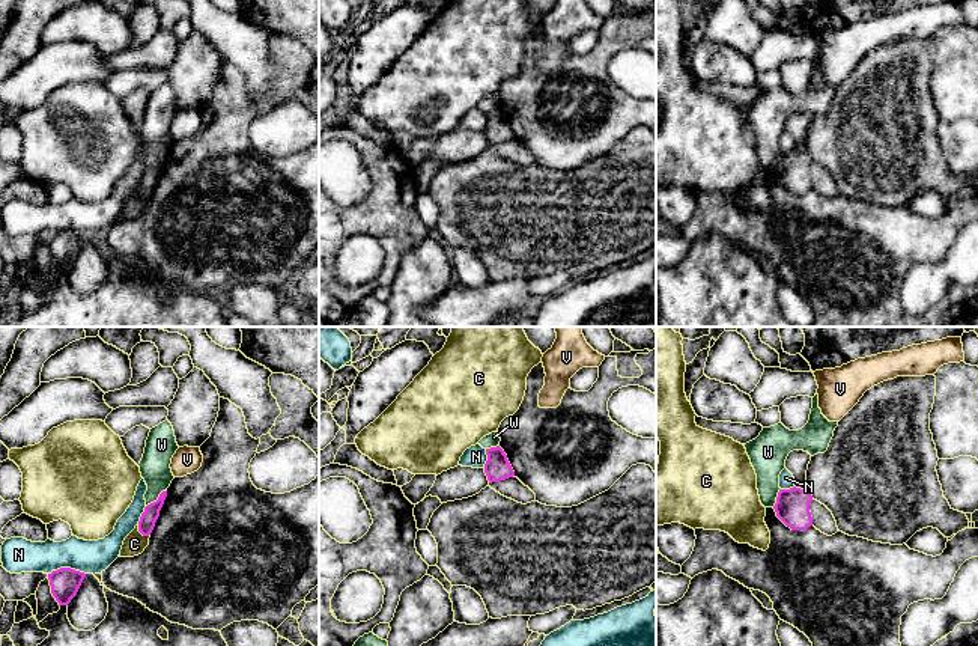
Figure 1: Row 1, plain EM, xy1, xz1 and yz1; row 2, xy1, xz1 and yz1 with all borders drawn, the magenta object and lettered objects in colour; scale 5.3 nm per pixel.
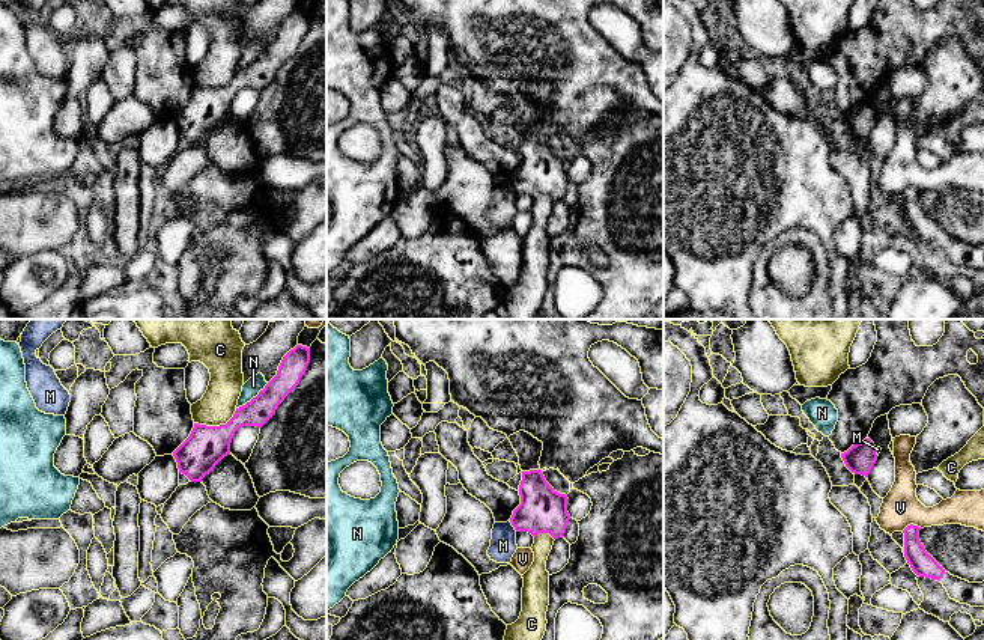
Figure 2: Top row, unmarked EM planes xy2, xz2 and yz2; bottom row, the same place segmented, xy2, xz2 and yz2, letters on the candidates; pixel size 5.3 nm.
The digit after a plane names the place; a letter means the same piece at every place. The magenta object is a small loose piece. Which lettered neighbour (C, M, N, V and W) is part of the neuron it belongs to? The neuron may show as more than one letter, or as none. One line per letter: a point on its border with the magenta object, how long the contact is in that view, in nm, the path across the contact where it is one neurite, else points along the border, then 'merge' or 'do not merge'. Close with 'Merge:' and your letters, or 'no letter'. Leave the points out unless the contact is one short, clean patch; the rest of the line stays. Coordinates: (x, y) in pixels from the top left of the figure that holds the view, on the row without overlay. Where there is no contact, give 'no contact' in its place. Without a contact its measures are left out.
C: contact xy2 (217, 89); length 240 nm; do not merge
M: contact xz2 (512, 187); length 70 nm; border xz2 (509, 184), (516, 193); do not merge
N: contact xy1 (66, 231); length 200 nm; do not merge
V: contact yz2 (911, 187); length 110 nm; do not merge
W: contact xy1 (158, 161); length 140 nm; border xy1 (166, 152), (146, 169); do not merge
Merge: no letter

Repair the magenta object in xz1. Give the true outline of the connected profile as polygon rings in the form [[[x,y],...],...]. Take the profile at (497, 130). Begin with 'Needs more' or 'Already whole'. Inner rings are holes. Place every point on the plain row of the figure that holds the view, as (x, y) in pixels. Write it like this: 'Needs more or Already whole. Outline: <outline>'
Already whole. Outline: [[[500,108],[486,111],[486,117],[487,123],[484,126],[484,136],[487,139],[489,146],[506,143],[515,139],[507,117]]]

